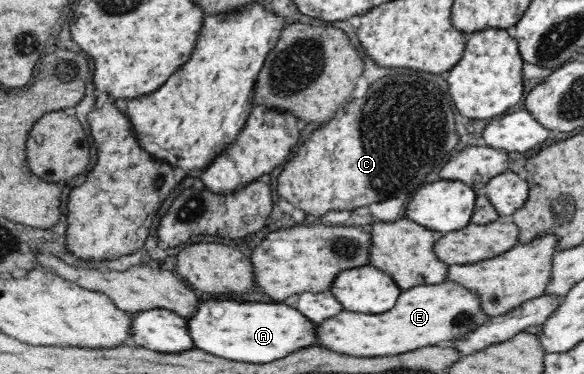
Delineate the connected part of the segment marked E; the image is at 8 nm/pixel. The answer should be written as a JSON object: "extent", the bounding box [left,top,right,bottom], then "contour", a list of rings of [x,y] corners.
{"extent":[314,281,490,357],"contour":[[[444,281],[402,290],[394,308],[384,314],[355,313],[343,309],[340,314],[326,318],[326,322],[314,325],[318,328],[322,347],[355,357],[386,357],[466,336],[474,330],[474,326],[482,326],[482,322],[490,318],[480,307],[478,293],[456,282]]]}

